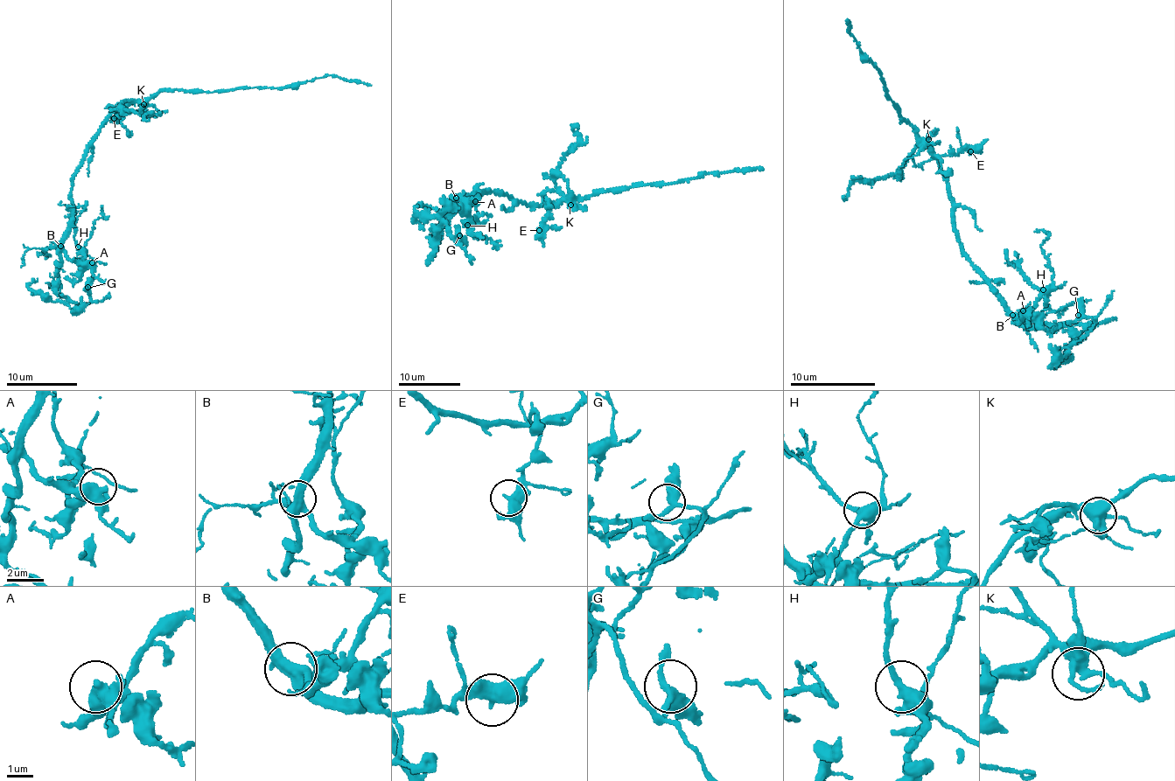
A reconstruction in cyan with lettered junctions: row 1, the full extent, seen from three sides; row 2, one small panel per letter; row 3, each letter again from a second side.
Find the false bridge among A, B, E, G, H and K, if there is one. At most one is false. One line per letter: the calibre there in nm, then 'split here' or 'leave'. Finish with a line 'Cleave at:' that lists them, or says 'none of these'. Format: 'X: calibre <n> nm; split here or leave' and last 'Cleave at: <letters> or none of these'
A: calibre 420 nm; leave
B: calibre 400 nm; leave
E: calibre 400 nm; leave
G: calibre 360 nm; leave
H: calibre 340 nm; leave
K: calibre 440 nm; leave
Cleave at: none of these

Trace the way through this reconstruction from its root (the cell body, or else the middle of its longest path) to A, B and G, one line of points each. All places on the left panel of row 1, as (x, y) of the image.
A: (107, 122), (90, 145), (74, 177), (71, 190), (73, 215), (63, 244), (70, 260), (92, 262)
B: (107, 122), (90, 145), (74, 177), (71, 190), (73, 209), (61, 246)
G: (107, 122), (74, 177), (73, 215), (53, 280), (56, 291), (79, 305), (90, 302), (87, 287)

